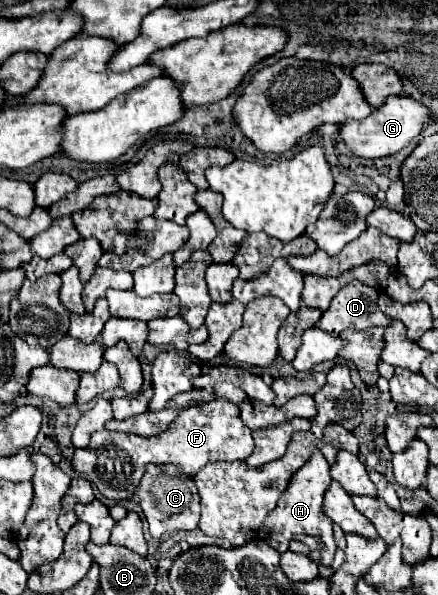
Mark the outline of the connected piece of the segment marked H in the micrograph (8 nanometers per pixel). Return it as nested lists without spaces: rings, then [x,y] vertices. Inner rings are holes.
[[[314,451],[312,457],[308,459],[306,465],[302,465],[290,479],[288,489],[284,491],[284,495],[280,497],[280,503],[276,507],[276,511],[272,511],[272,515],[268,515],[266,523],[264,523],[264,531],[266,531],[266,541],[268,545],[272,545],[276,551],[284,553],[288,551],[288,543],[292,541],[292,537],[296,533],[306,533],[306,535],[316,535],[322,539],[323,547],[311,550],[310,558],[317,565],[330,567],[336,552],[336,543],[334,535],[332,535],[332,519],[324,513],[322,507],[322,499],[324,499],[324,491],[330,485],[330,465],[324,459],[324,455],[320,451]]]

